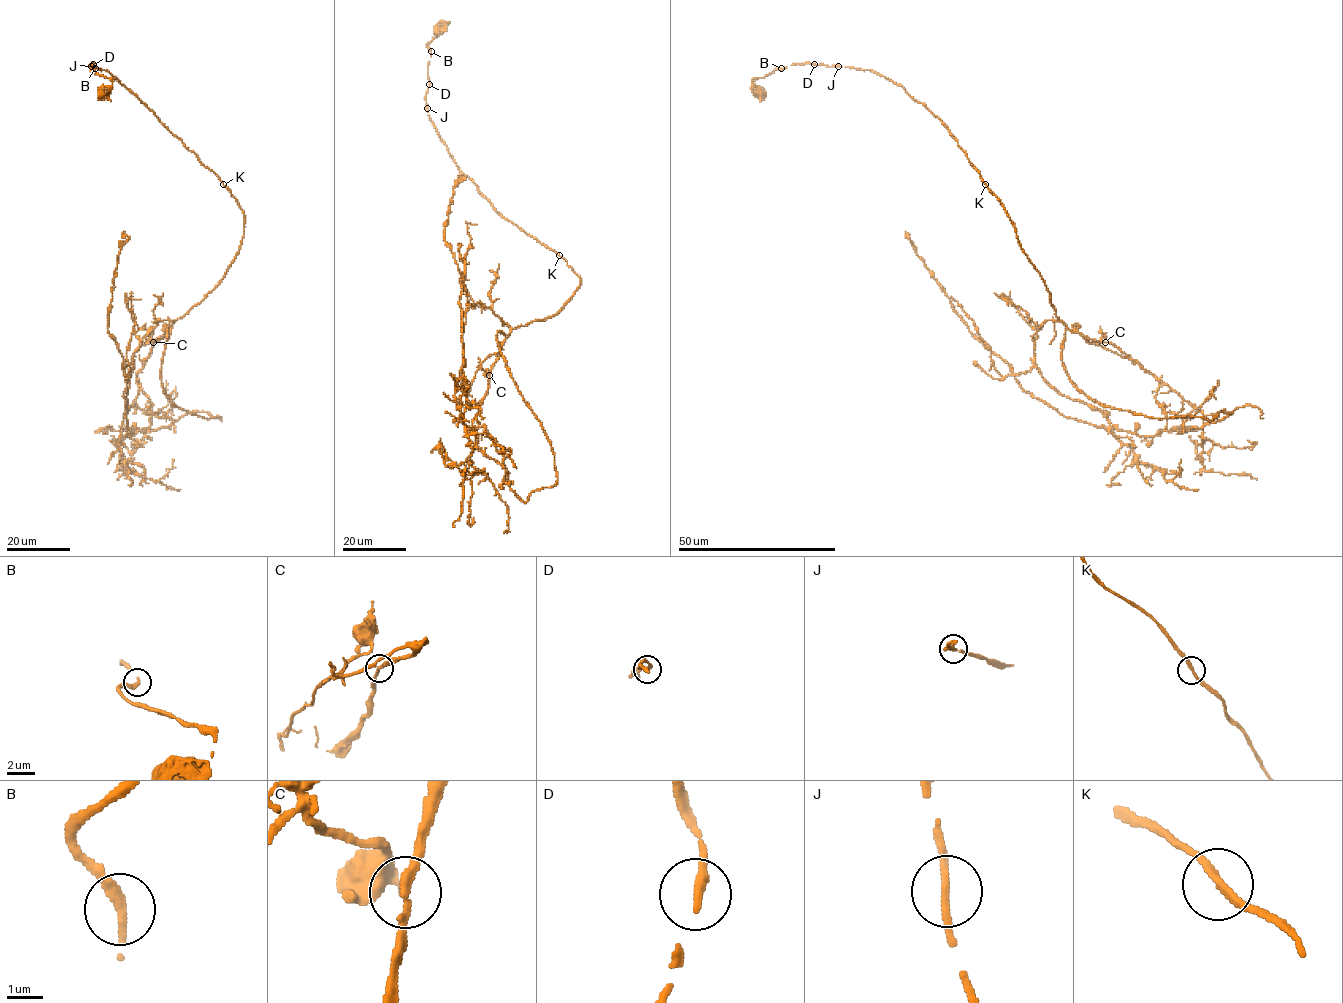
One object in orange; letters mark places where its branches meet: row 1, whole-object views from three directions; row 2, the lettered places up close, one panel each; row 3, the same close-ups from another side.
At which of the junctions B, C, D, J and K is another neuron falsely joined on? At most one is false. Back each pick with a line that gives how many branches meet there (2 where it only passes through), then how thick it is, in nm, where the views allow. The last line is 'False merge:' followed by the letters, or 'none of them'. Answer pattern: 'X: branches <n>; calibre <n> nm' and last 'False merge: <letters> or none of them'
False merge: none of them

